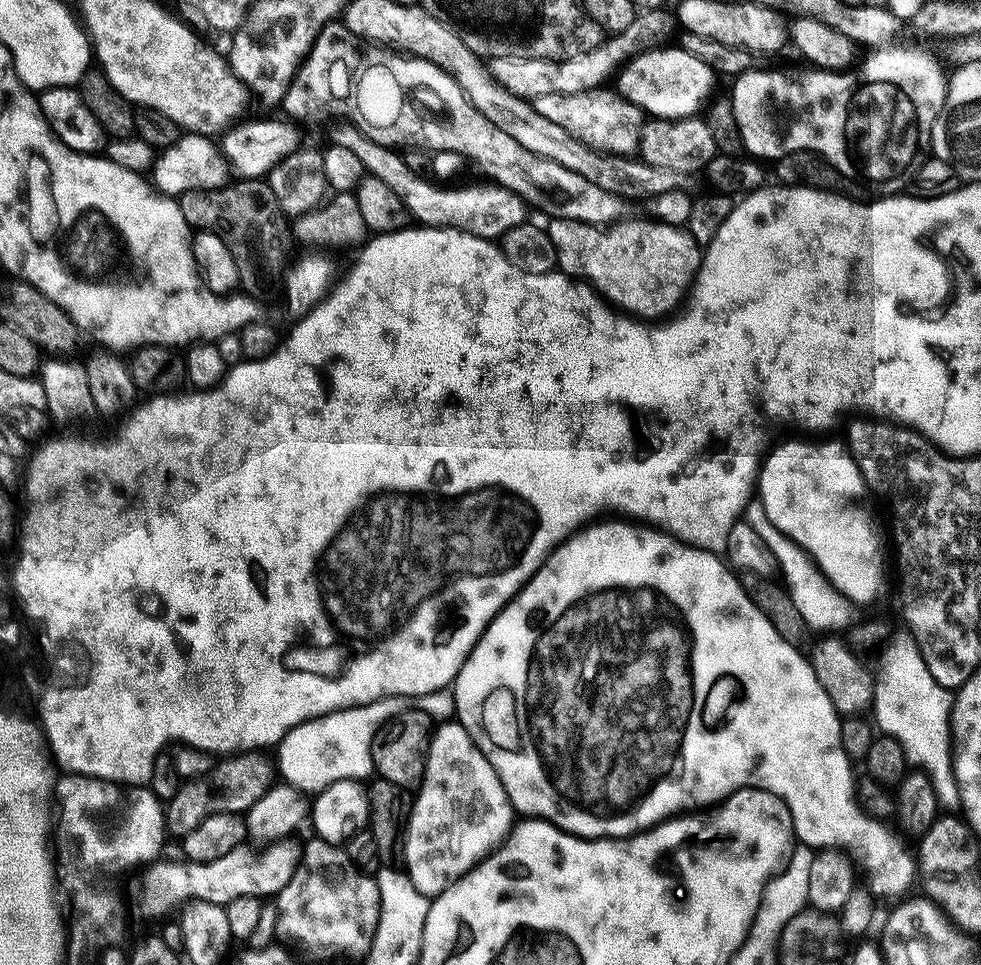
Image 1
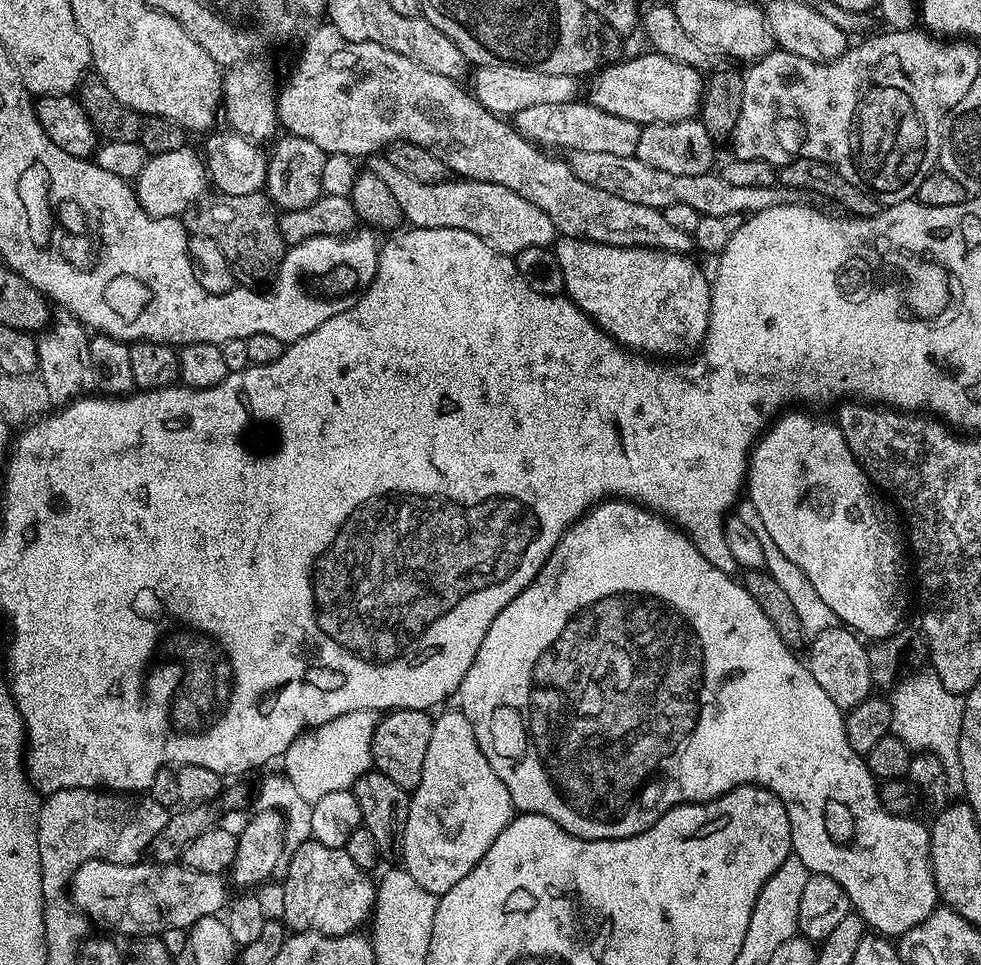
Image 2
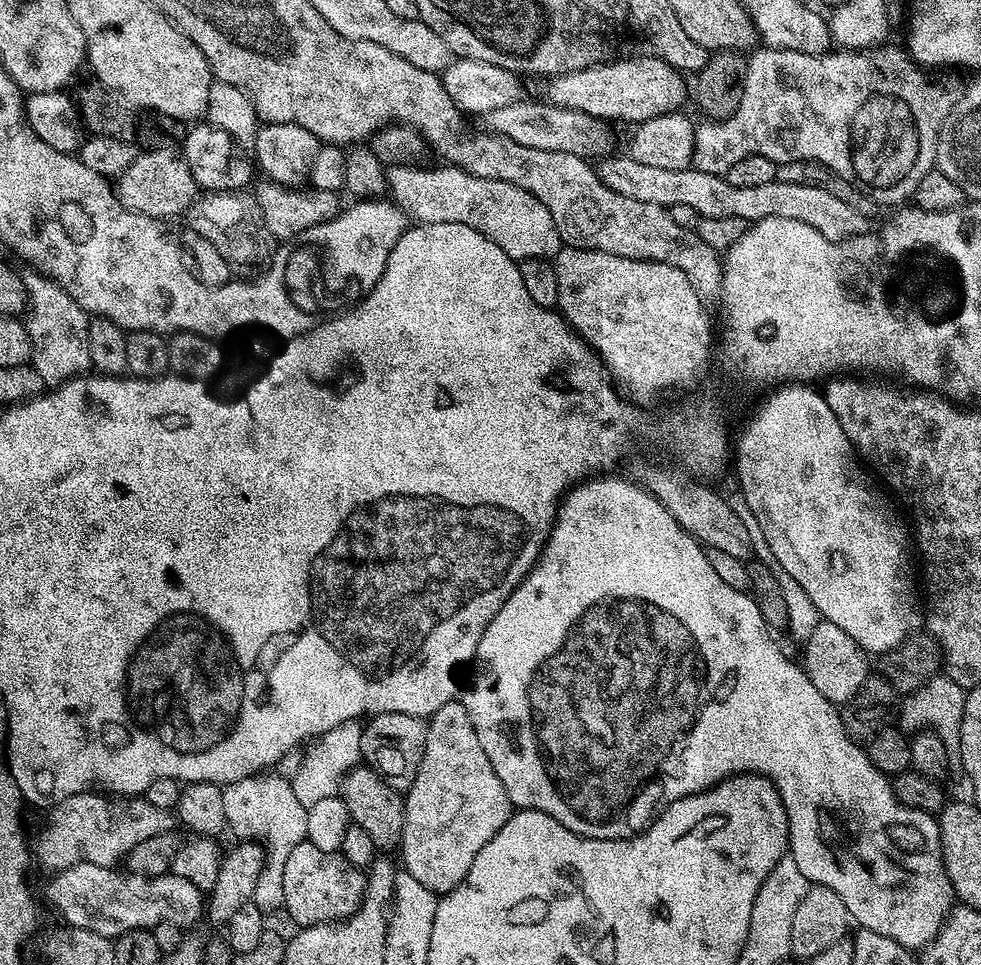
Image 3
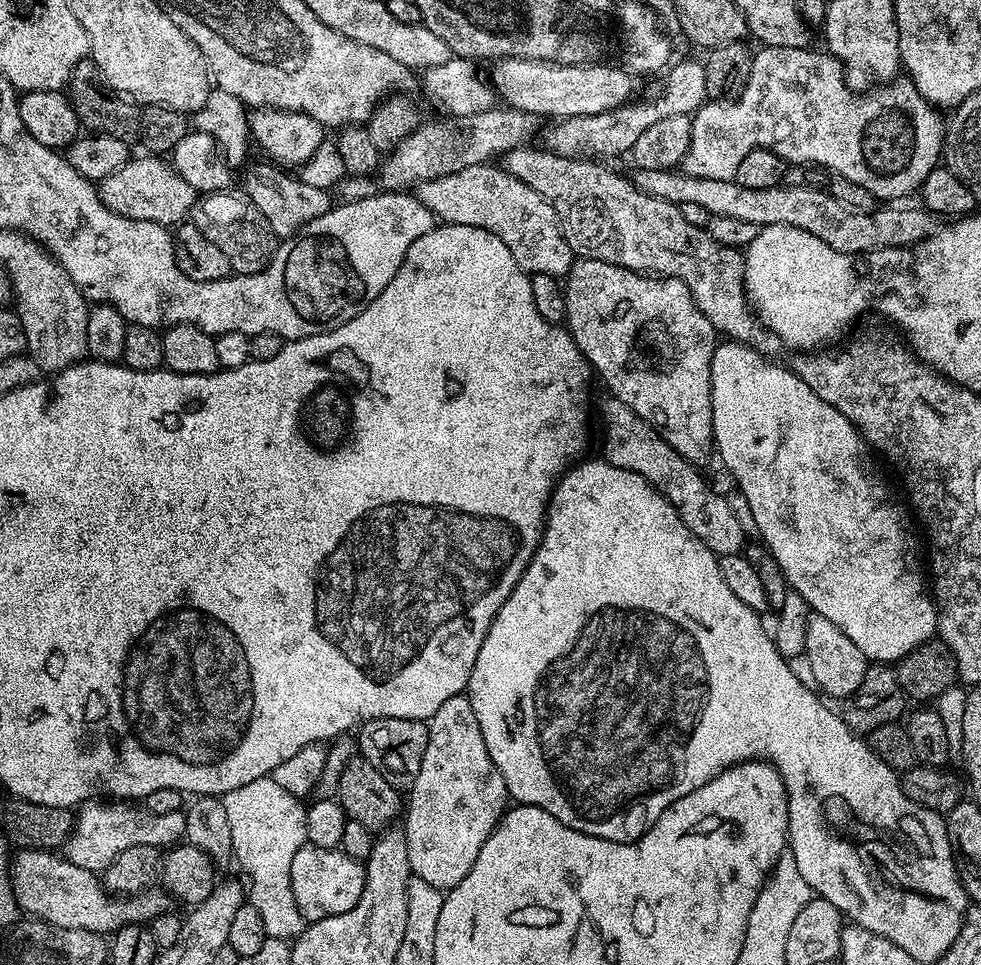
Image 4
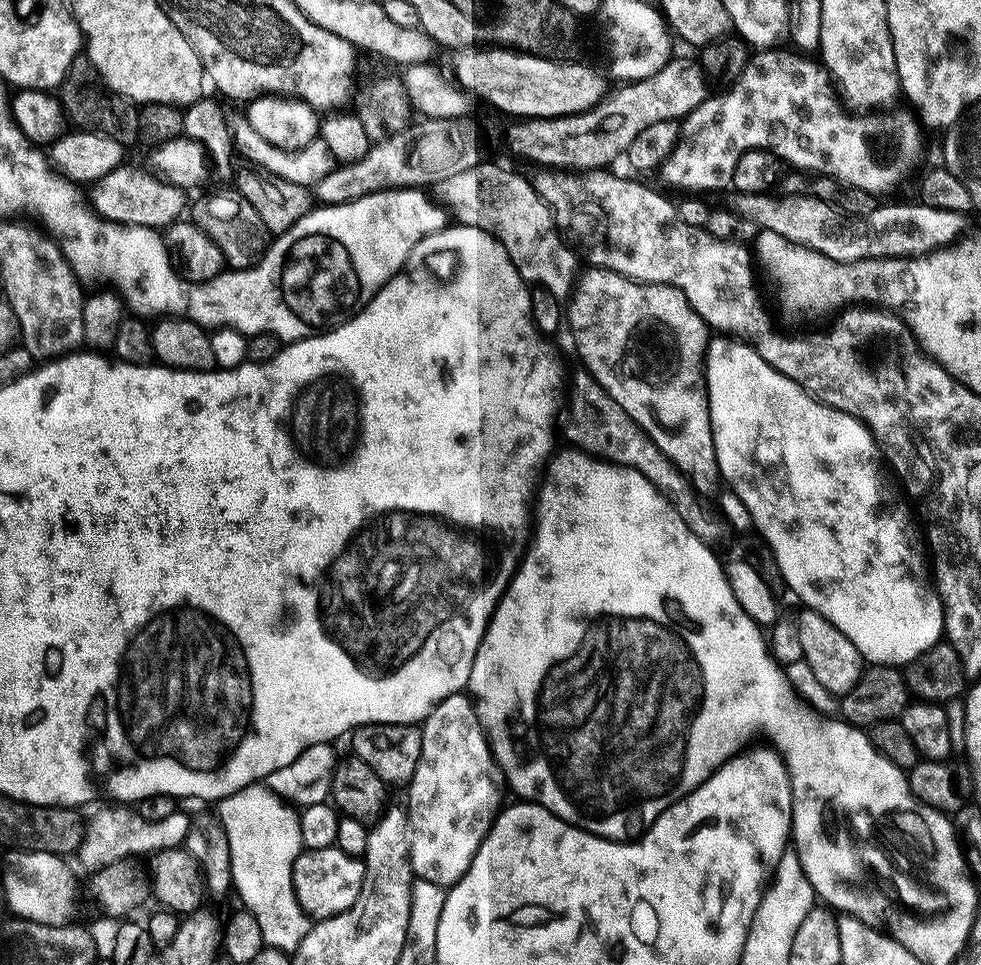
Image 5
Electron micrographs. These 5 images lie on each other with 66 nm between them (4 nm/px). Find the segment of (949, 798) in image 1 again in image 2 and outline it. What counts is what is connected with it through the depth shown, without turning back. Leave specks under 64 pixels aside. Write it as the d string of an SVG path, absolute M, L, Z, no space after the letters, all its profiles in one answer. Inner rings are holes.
M928 670L918 673L913 680L903 680L901 679L890 692L891 735L902 738L902 742L906 742L906 746L912 749L913 753L934 754L942 762L942 770L946 770L949 793L963 793L960 731L964 717L964 696L961 693L946 690L946 686L942 686L940 679Z

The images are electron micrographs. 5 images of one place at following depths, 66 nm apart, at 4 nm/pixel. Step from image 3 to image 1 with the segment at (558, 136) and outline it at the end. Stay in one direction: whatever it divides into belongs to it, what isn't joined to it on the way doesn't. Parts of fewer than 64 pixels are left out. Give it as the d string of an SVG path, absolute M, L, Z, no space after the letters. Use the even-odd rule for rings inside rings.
M593 90L582 94L548 94L531 101L531 106L546 122L554 122L578 142L610 156L632 156L639 149L646 123L645 113L615 91Z

